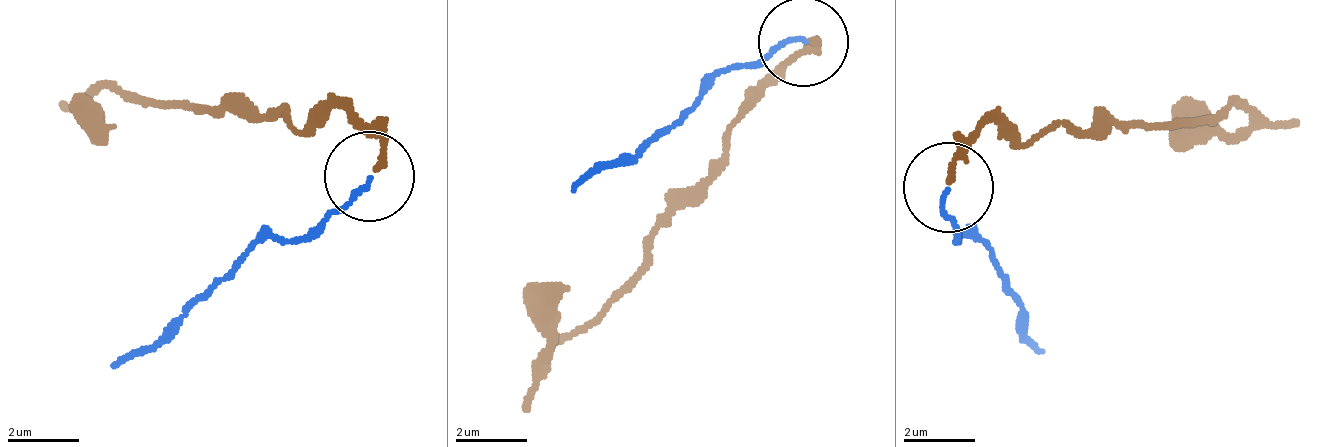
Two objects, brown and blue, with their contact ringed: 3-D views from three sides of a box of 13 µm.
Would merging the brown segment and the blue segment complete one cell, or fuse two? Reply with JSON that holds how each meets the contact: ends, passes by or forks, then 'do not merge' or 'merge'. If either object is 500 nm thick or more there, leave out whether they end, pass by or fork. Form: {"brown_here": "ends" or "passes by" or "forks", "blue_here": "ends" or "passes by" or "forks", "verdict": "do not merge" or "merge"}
{"brown_here": "ends", "blue_here": "ends", "verdict": "do not merge"}

